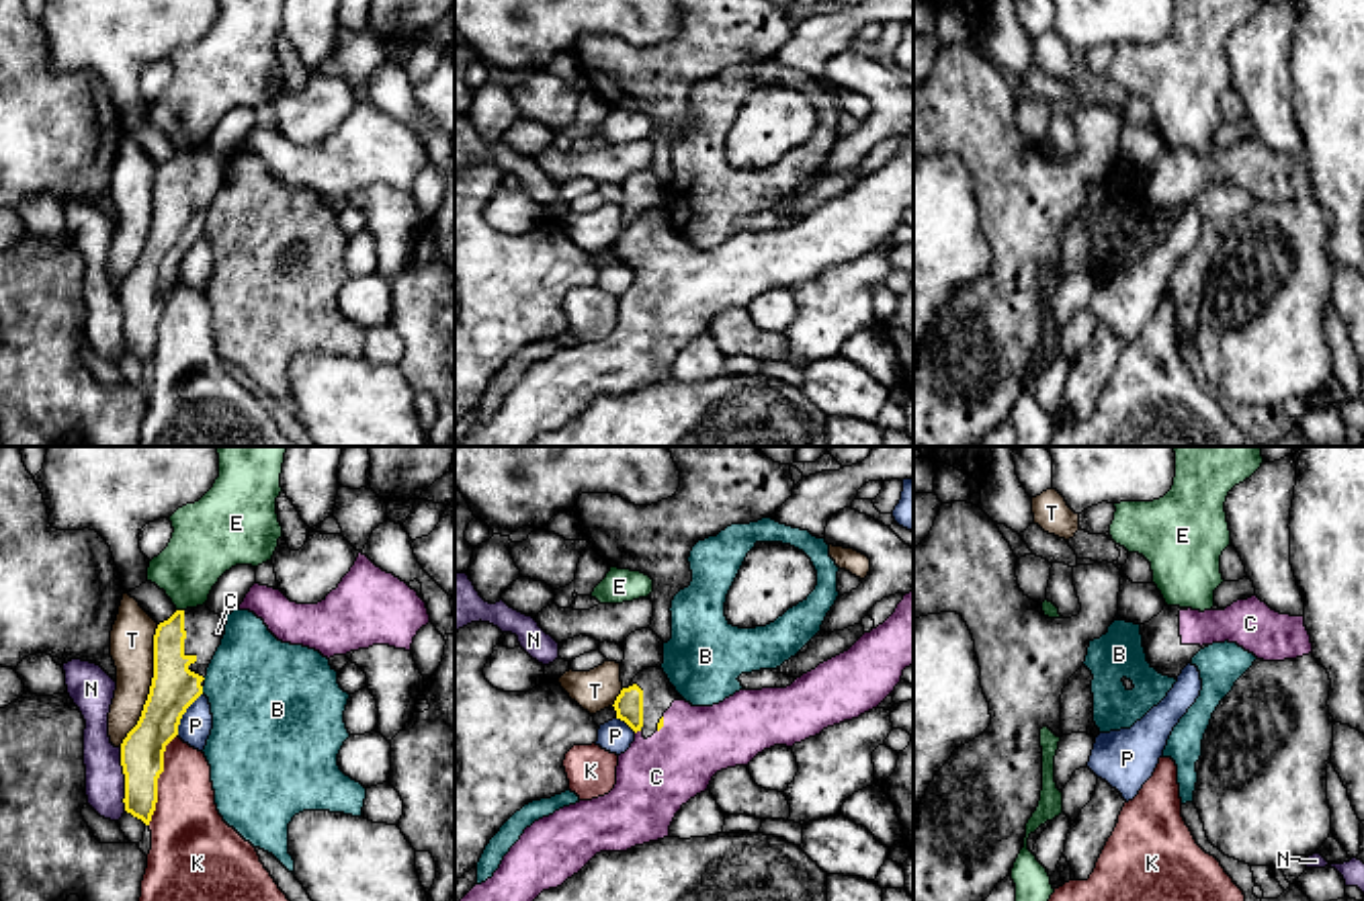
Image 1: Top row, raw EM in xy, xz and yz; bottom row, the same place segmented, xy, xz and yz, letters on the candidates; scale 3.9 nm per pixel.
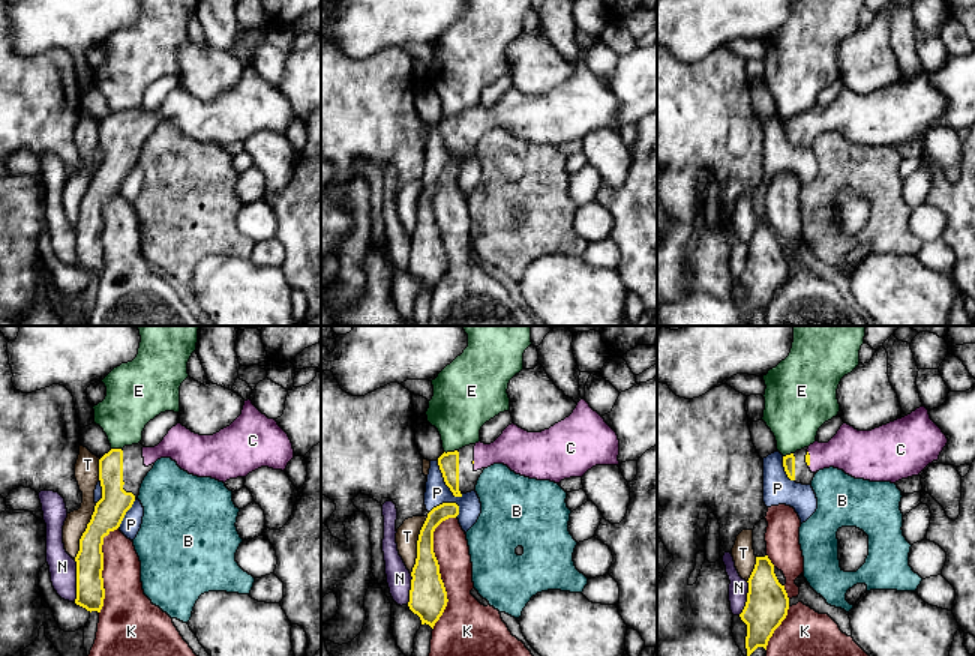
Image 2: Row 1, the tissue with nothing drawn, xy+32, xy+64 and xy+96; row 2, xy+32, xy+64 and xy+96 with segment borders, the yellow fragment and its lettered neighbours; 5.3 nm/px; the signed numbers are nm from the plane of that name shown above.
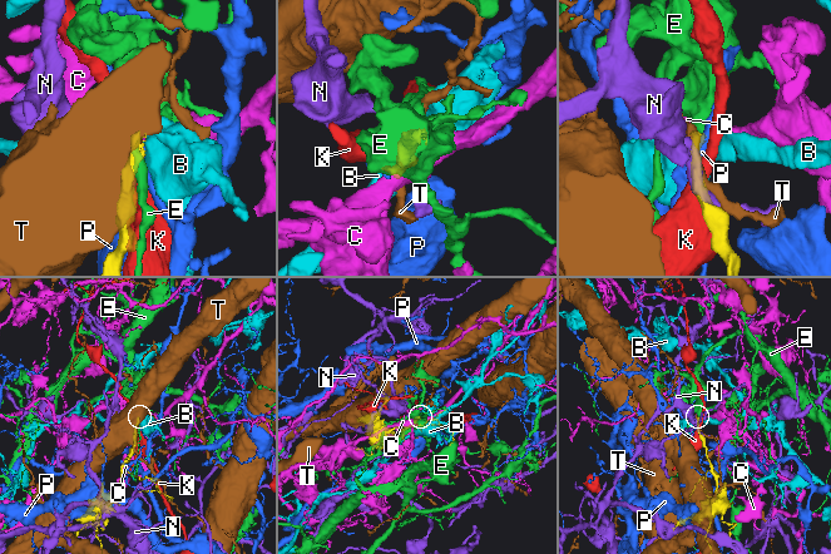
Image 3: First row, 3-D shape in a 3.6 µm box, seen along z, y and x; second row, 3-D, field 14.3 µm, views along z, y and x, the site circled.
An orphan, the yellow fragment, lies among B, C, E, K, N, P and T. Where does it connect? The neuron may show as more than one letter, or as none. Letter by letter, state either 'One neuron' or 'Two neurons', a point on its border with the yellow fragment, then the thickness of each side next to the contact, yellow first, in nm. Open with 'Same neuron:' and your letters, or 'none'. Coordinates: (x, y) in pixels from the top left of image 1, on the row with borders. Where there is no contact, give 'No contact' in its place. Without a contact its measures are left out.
Same neuron: C
B: Two neurons. Touches yellow at xy (201, 691). Thickness 180 nm (yellow) against 440 nm
C: One neuron. Touches yellow at xz (637, 730). Thickness 110 nm (yellow) against 300 nm
E: Two neurons. Touches yellow at xy (181, 611). Thickness 140 nm (yellow) against 260 nm
K: Two neurons. Touches yellow at xy (158, 777). Thickness 180 nm (yellow) against 280 nm
N: Two neurons. Touches yellow at xy (125, 779). Thickness 180 nm (yellow) against 160 nm
P: Two neurons. Touches yellow at xy (185, 711). Thickness 180 nm (yellow) against 130 nm
T: Two neurons. Touches yellow at xy (150, 687). Thickness 180 nm (yellow) against 180 nm

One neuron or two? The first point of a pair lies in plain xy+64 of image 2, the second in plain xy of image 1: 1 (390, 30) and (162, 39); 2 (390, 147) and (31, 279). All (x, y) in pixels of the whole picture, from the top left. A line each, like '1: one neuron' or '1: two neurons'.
1: one neuron
2: two neurons

